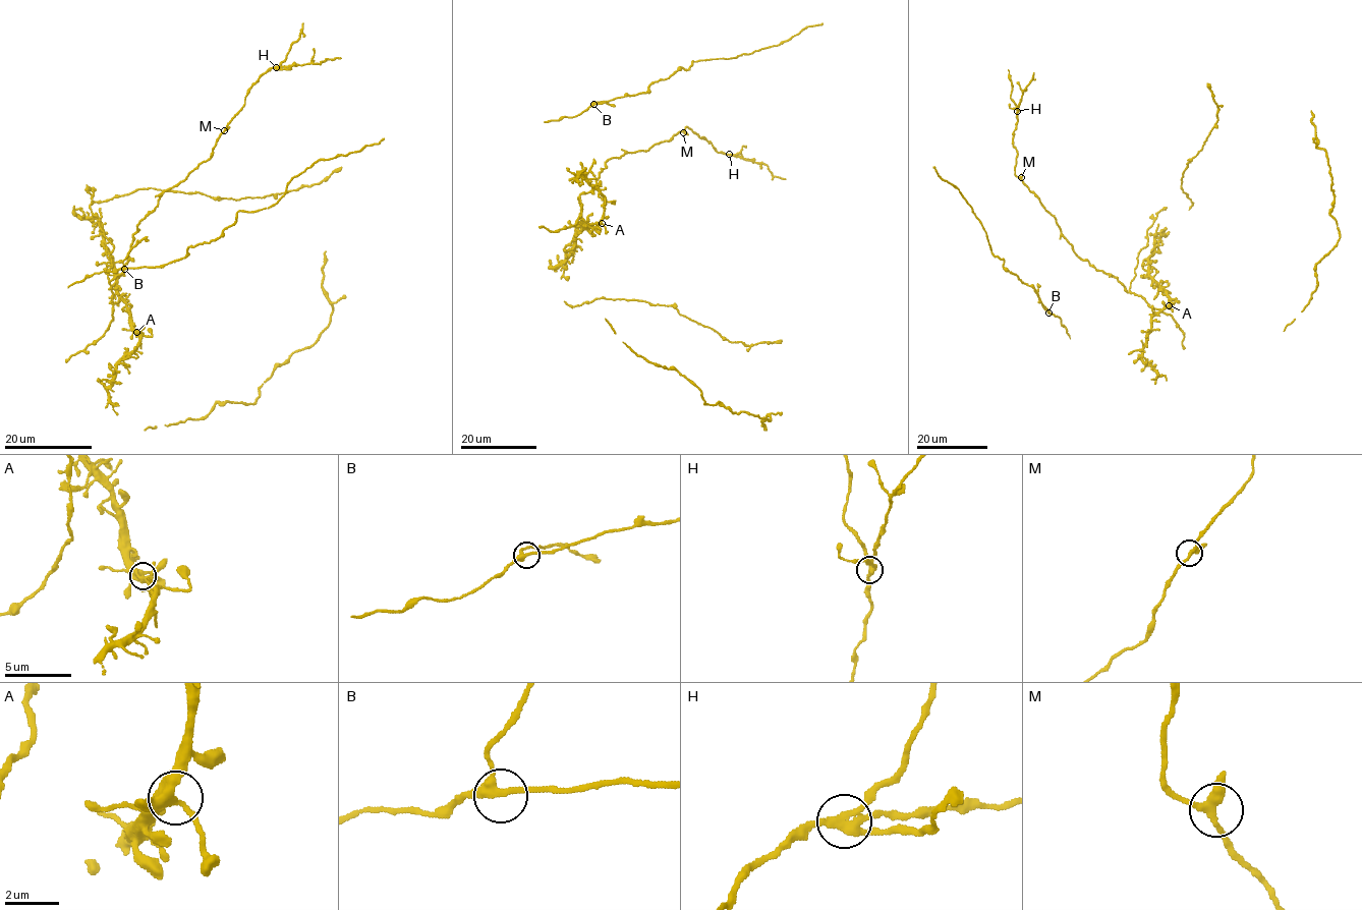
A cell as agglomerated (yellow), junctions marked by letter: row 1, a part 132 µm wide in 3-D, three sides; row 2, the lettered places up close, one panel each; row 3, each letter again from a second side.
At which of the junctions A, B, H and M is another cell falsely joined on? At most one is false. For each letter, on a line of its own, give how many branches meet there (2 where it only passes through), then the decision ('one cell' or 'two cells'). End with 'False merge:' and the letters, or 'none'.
A: 4 branches meet; one cell
B: 3 branches meet; one cell
H: 4 branches meet; two cells
M: 3 branches meet; one cell
False merge: H

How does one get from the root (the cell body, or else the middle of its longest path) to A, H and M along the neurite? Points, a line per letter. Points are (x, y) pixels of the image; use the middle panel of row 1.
A: (566, 280), (564, 248), (568, 254), (573, 250), (582, 223), (592, 228), (602, 223)
H: (566, 280), (564, 248), (583, 221), (577, 197), (594, 188), (606, 161), (646, 150), (686, 127), (730, 154)
M: (566, 280), (564, 248), (583, 221), (577, 197), (594, 188), (606, 161), (683, 132)

